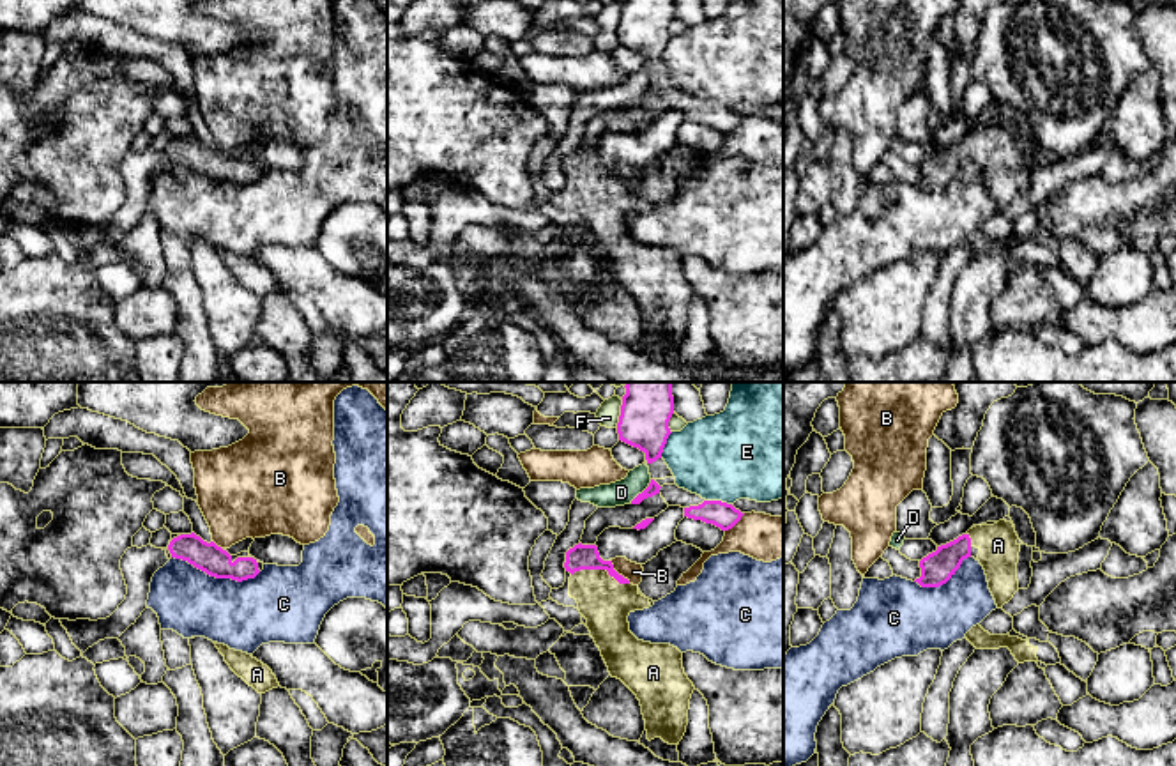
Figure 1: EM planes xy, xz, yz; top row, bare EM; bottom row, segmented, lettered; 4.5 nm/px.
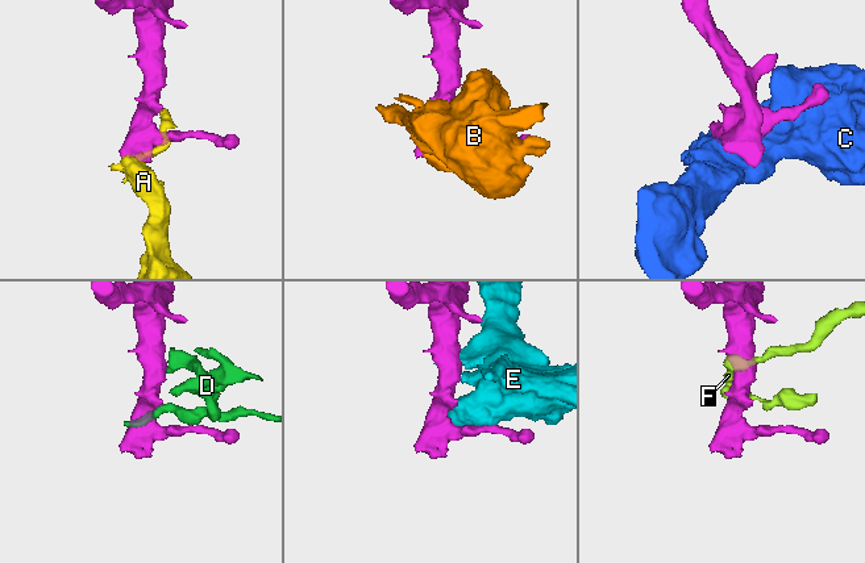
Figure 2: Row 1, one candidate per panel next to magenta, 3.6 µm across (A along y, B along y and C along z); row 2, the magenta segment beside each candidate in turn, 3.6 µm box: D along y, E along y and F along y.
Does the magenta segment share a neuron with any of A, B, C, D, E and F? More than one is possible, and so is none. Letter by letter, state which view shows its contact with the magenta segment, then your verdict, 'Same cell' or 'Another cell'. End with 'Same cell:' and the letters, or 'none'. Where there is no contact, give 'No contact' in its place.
A: Touches magenta in xz. Same cell
B: Touches magenta in xz. Another cell
C: Touches magenta in xy. Another cell
D: Touches magenta in xz. Another cell
E: Touches magenta in xz. Another cell
F: Touches magenta in xz. Another cell
Same cell: A

